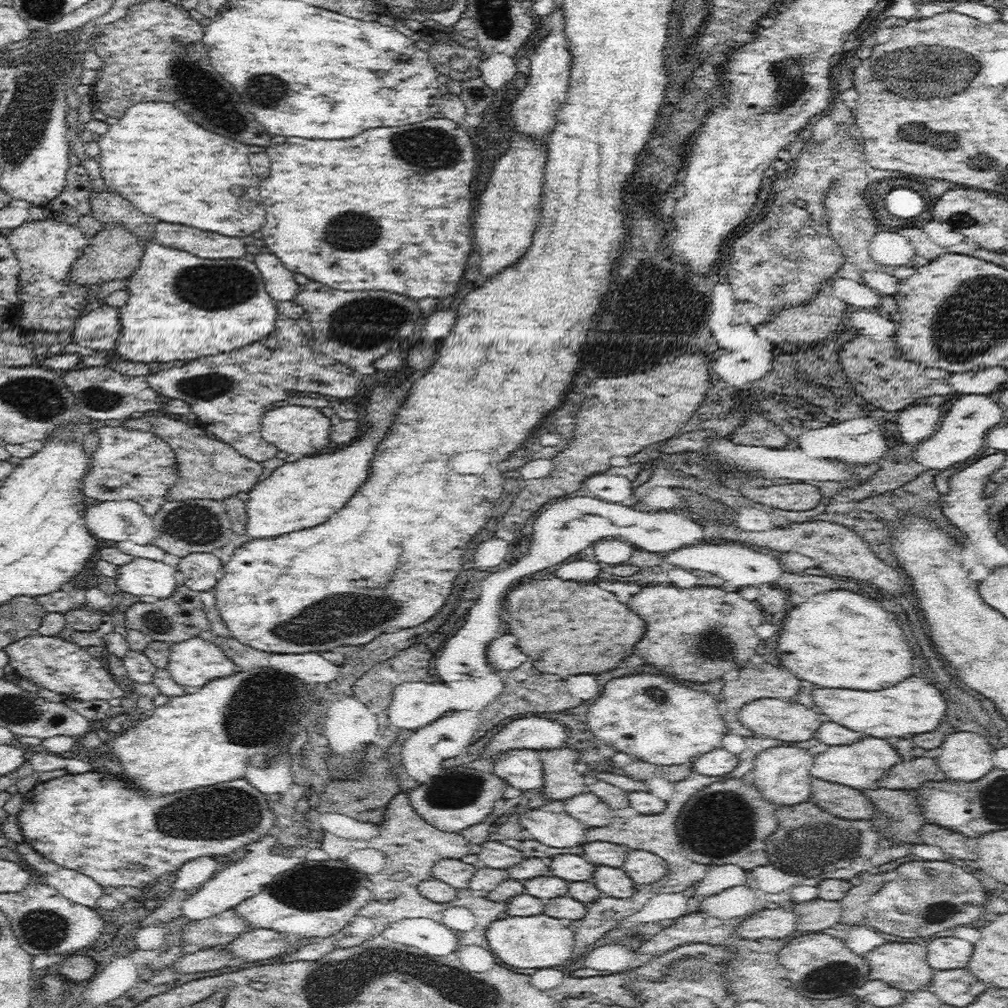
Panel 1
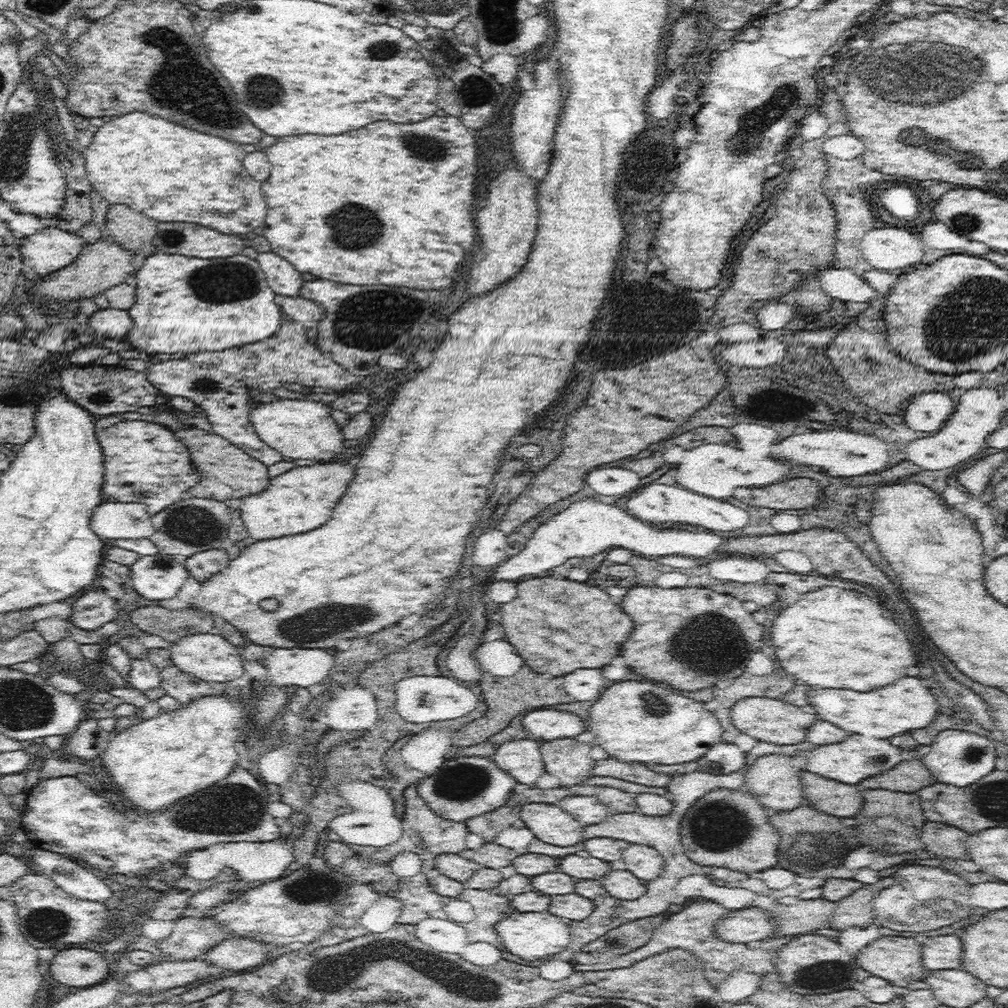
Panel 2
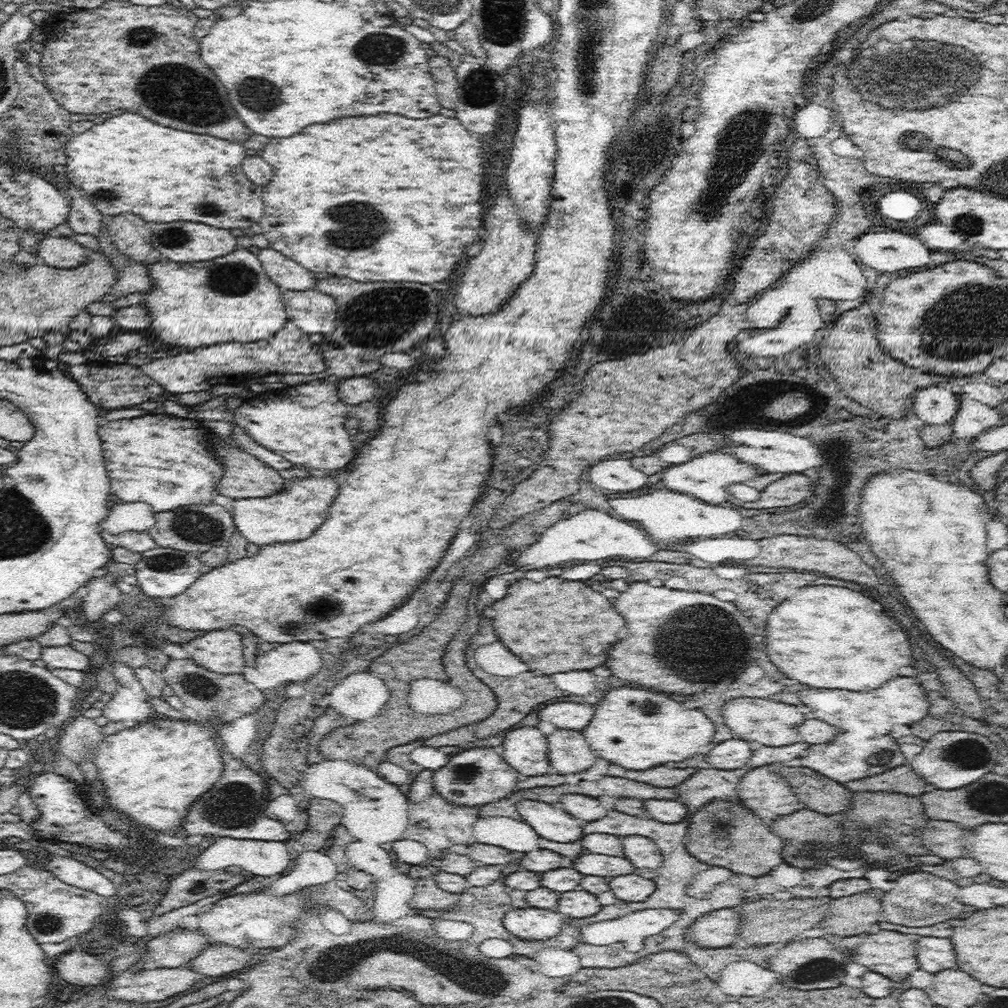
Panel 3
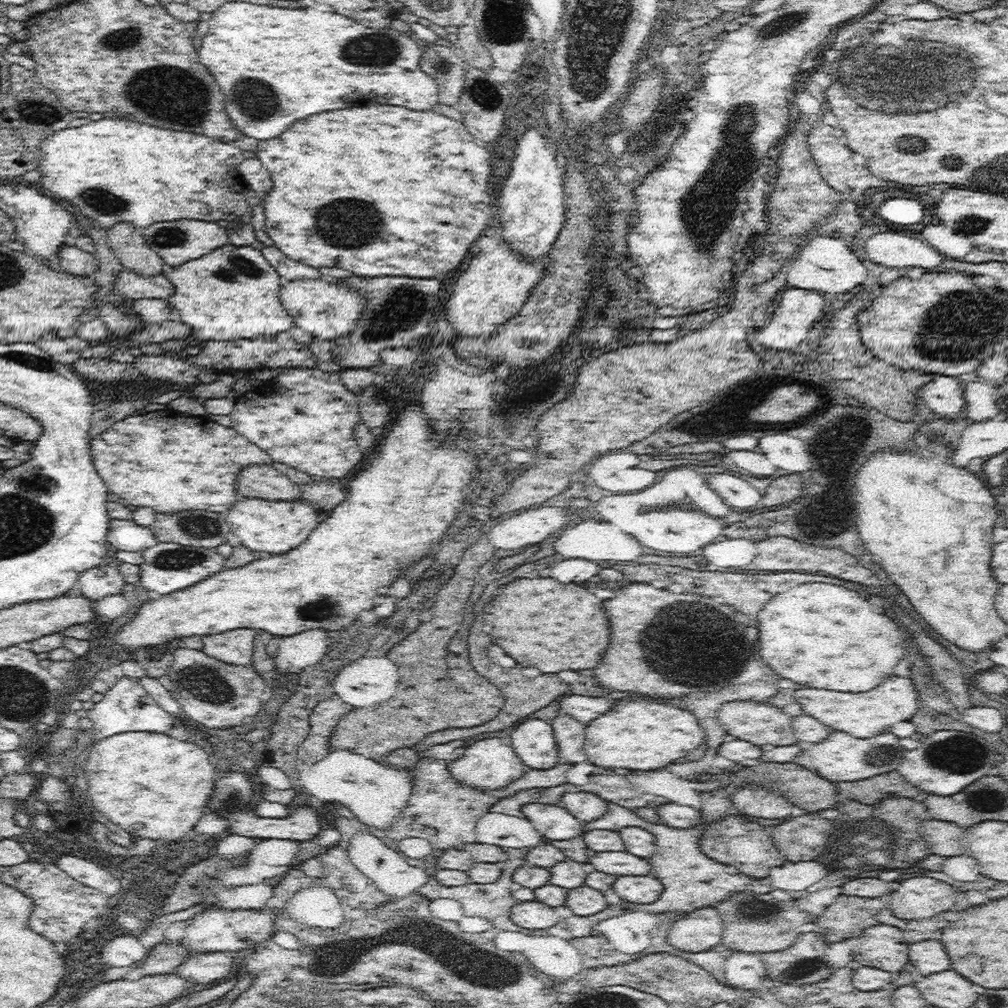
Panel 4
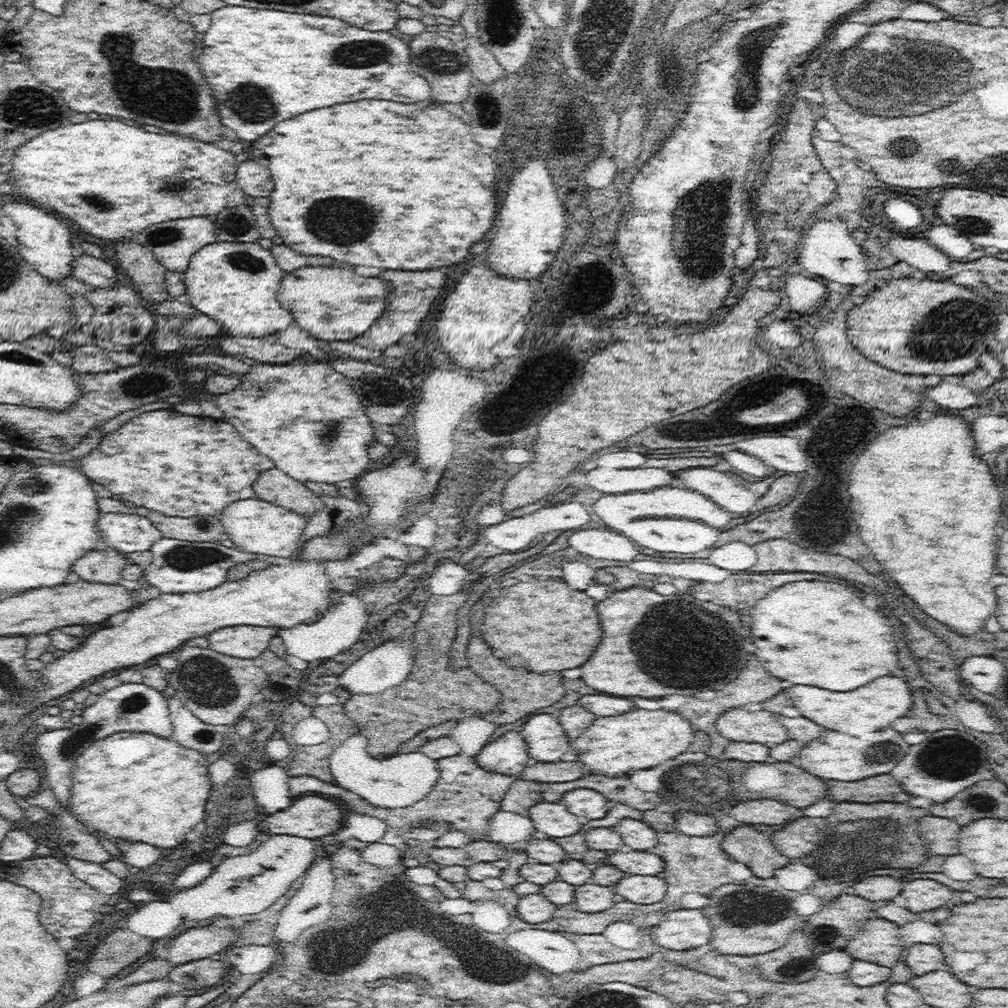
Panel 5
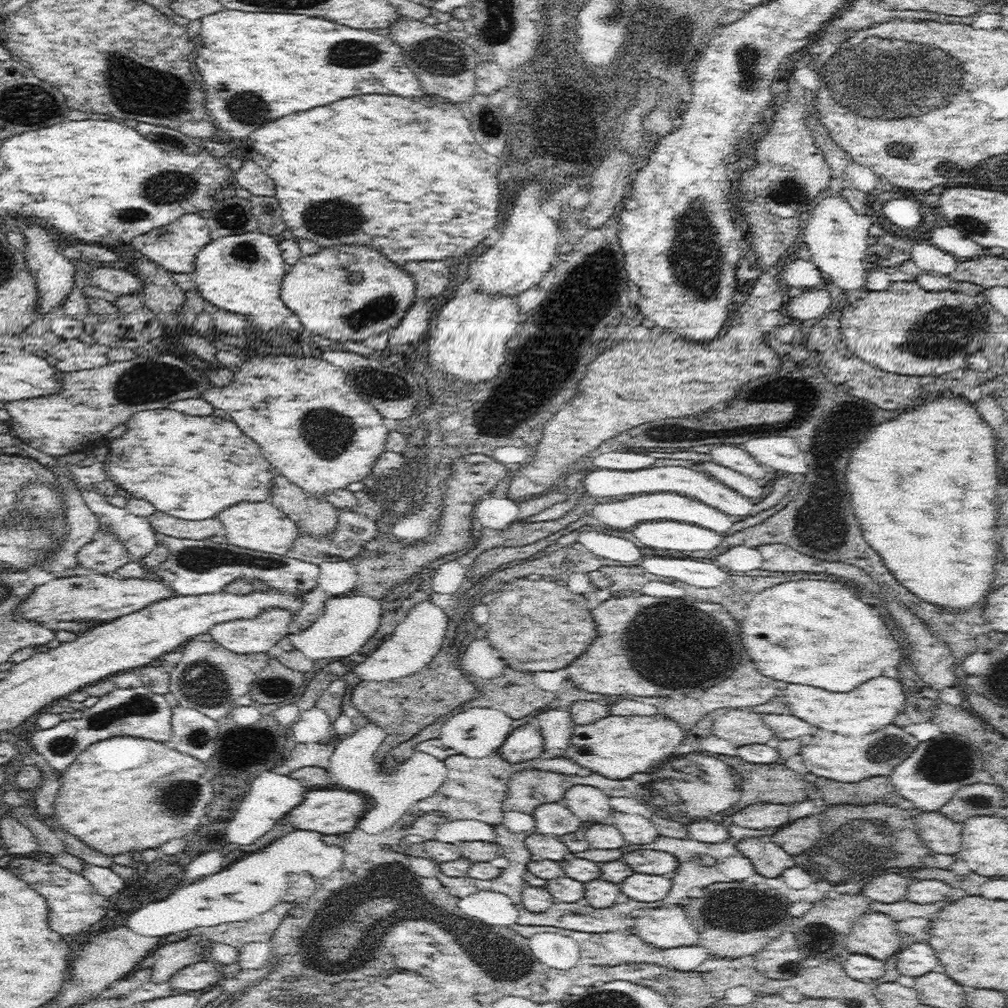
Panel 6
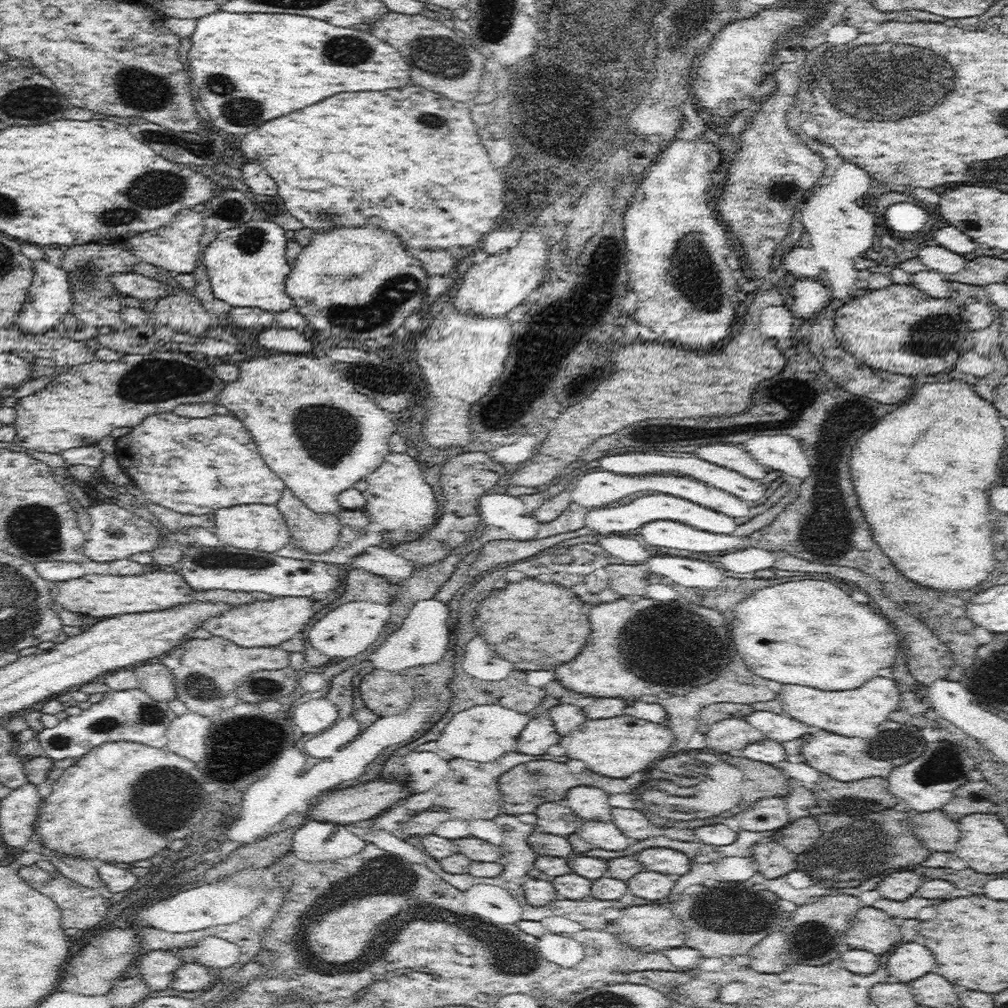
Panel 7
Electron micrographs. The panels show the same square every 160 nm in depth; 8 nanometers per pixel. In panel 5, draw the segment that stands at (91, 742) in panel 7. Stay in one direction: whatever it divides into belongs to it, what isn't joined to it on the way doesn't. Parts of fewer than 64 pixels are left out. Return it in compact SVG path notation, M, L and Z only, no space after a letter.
M143 682L132 684L120 683L120 686L99 694L97 702L83 707L82 724L72 728L60 728L40 733L34 744L35 750L43 760L48 778L48 784L54 792L57 802L69 811L71 772L78 758L88 746L97 740L102 740L115 732L149 732L164 738L173 736L168 701L159 690L146 686Z

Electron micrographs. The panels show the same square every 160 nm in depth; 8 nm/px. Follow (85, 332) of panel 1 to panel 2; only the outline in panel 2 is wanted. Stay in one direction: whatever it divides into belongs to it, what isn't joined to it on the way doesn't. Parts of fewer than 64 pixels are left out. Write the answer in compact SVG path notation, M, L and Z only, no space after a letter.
M108 307L98 310L88 318L88 322L100 339L124 338L133 327L127 310Z

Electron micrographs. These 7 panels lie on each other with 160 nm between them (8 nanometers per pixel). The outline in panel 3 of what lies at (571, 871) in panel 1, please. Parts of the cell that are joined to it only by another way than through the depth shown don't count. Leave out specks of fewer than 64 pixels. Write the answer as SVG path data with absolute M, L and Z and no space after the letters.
M591 853L584 854L573 861L575 870L583 875L611 878L622 874L632 874L635 871L632 862L620 856Z

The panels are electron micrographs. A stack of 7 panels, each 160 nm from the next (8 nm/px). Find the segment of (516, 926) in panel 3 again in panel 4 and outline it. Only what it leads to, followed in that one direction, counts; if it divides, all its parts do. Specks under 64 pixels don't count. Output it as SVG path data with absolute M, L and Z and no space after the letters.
M520 902L510 910L510 918L515 925L525 929L547 929L561 918L552 906L542 902Z

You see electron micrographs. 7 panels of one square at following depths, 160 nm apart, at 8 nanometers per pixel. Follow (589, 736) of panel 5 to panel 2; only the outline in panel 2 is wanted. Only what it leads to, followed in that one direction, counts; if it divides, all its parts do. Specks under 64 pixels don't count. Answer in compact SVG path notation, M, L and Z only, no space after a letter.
M624 680L614 683L598 696L589 710L586 730L592 734L594 742L608 754L622 762L645 764L678 764L700 758L707 750L722 740L722 726L715 715L706 710L704 702L696 702L682 694L672 692L670 684L646 680Z

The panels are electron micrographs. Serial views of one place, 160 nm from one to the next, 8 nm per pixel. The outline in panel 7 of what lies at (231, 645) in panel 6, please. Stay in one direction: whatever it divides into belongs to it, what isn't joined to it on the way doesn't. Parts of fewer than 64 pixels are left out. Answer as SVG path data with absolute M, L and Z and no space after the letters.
M274 596L270 600L255 599L246 606L232 607L225 613L202 621L201 627L241 647L271 647L294 637L297 632L303 632L304 625L320 609L308 597Z

